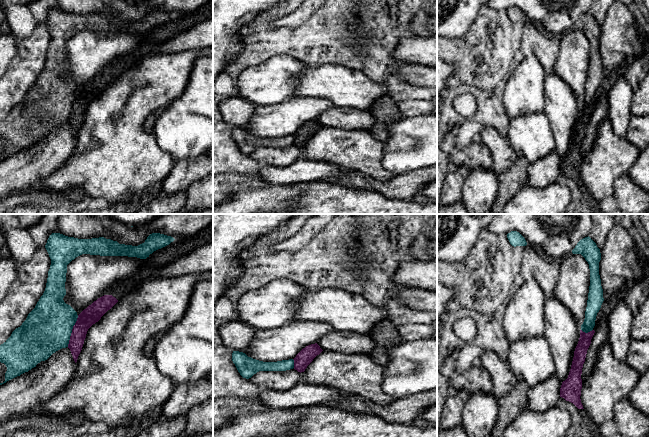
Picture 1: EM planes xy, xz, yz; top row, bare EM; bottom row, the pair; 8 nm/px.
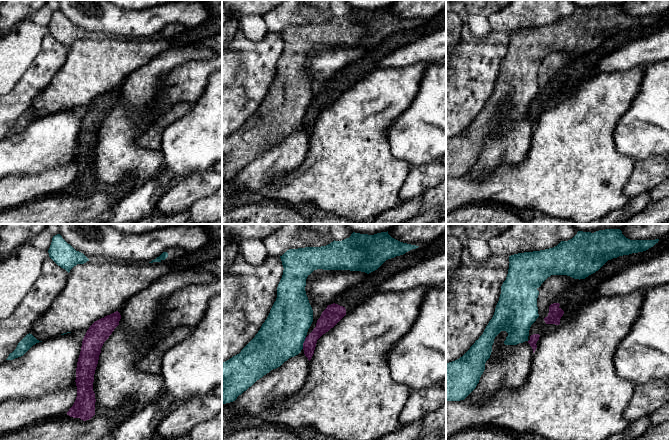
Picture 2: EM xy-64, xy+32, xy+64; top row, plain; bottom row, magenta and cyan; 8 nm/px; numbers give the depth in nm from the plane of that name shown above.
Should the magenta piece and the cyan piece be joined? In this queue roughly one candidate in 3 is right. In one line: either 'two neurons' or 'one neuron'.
two neurons

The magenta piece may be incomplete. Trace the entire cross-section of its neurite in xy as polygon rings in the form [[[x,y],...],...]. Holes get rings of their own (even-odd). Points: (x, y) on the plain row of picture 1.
[[[209,0],[190,14],[177,15],[169,21],[154,27],[144,36],[143,42],[133,52],[113,61],[102,73],[84,85],[78,91],[68,120],[75,139],[82,126],[88,105],[98,98],[117,78],[133,67],[148,49],[158,46],[212,17],[213,0]]]

